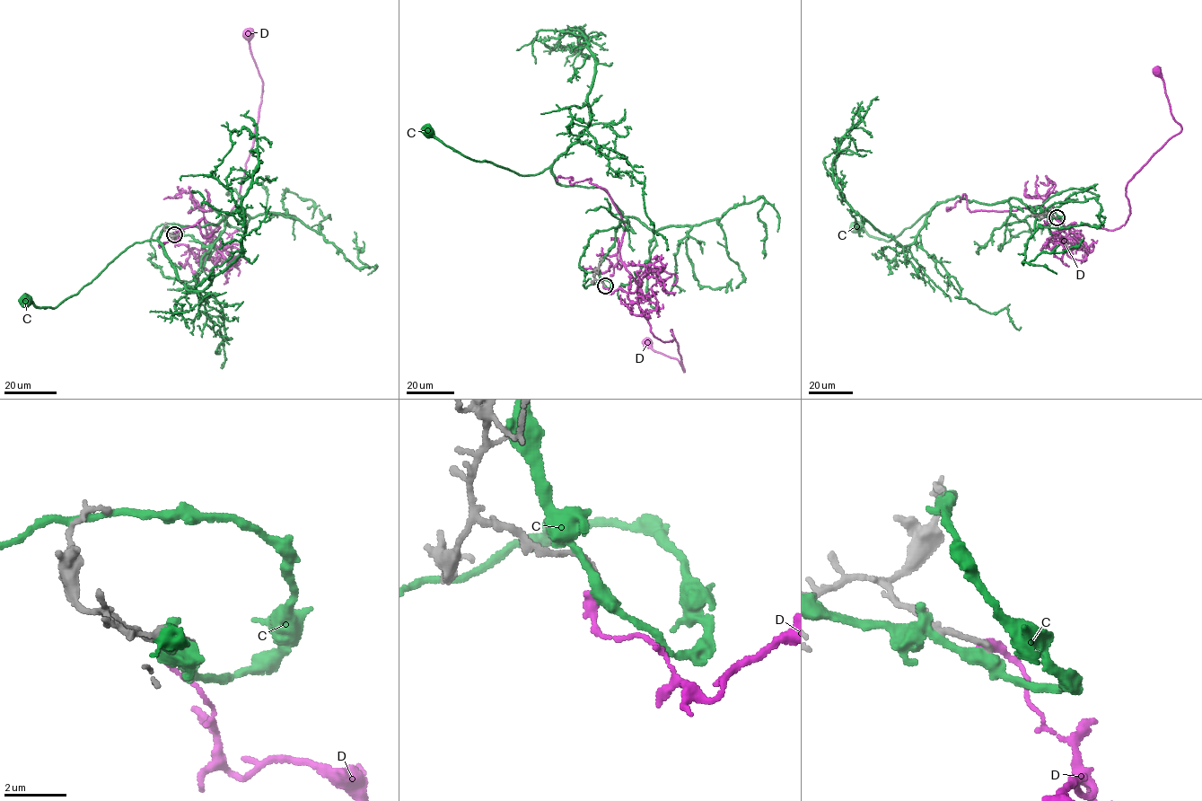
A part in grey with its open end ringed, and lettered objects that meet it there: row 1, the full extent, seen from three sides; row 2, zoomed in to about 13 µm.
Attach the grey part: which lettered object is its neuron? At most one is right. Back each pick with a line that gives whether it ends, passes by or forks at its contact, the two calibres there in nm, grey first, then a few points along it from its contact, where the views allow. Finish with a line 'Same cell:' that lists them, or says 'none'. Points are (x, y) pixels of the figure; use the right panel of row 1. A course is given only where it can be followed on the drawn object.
Same cell: none

